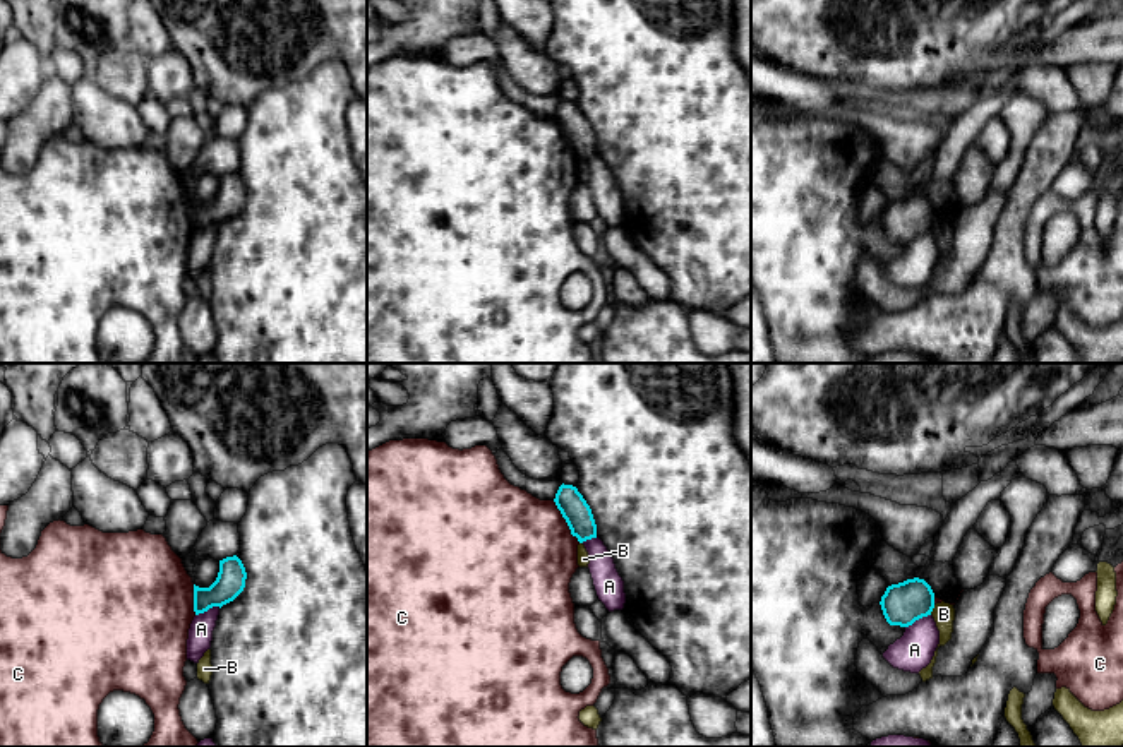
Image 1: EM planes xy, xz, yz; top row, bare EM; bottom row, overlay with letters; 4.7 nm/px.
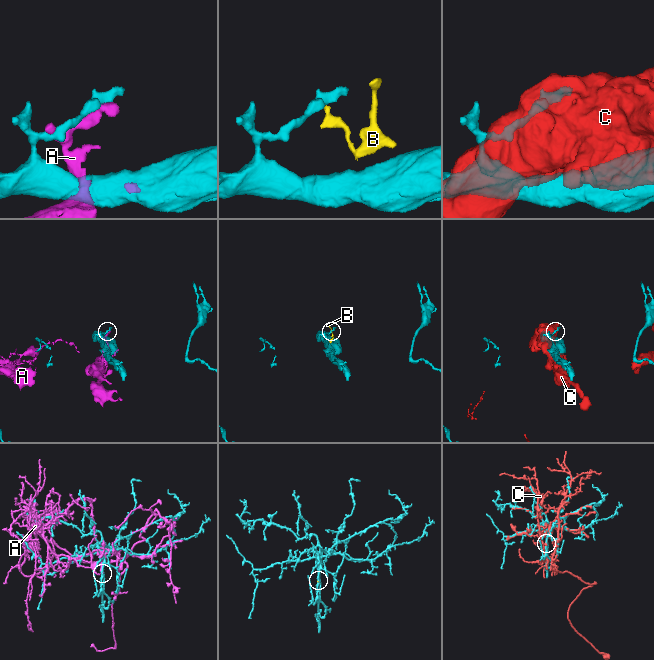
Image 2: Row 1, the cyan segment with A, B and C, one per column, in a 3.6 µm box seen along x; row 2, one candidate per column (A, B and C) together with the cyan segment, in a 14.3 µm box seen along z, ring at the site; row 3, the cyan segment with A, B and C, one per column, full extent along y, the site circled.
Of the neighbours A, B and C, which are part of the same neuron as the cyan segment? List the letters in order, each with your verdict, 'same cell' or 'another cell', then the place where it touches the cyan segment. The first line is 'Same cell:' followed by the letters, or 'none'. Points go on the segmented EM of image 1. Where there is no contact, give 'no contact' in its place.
Same cell: none
A: another cell; contact yz (918, 619)
B: another cell; contact yz (931, 610)
C: another cell; contact xz (566, 521)

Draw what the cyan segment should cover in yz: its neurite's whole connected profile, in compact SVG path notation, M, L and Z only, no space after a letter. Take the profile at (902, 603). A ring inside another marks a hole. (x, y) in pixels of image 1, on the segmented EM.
M914 577L888 586L880 605L890 625L909 627L916 620L931 615L934 593L924 579Z

